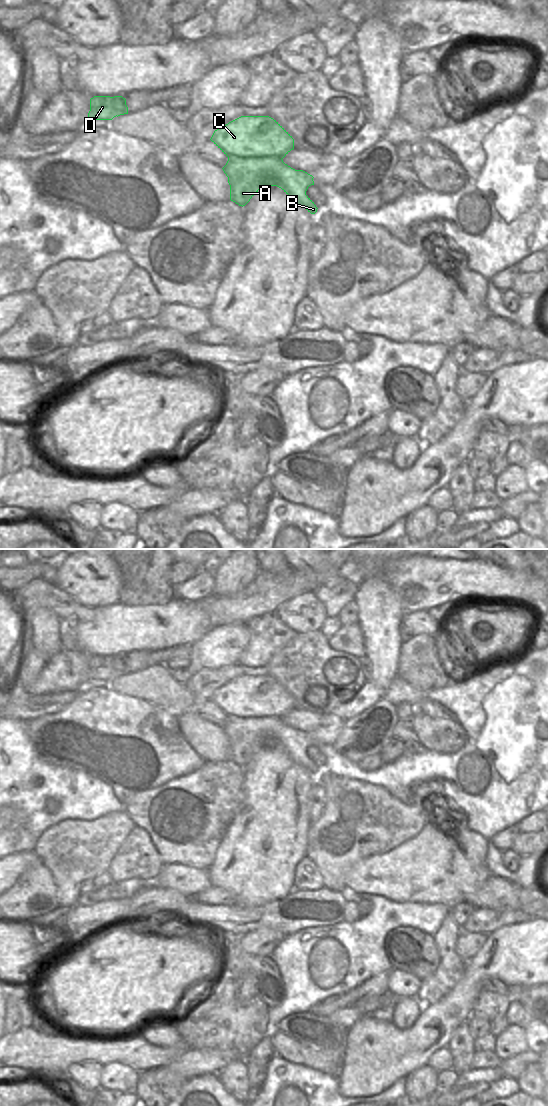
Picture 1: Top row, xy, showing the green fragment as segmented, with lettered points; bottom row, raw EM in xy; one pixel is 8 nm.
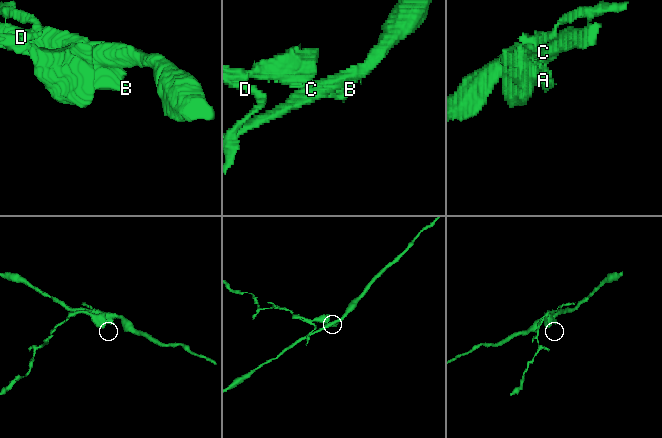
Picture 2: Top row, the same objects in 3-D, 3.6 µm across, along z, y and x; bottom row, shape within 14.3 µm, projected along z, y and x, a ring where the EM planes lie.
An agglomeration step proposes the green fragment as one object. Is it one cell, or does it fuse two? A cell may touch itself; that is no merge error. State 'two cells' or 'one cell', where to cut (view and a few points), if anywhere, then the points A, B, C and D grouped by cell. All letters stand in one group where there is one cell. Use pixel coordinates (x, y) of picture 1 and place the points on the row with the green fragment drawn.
two cells | xy (228, 157), (278, 157), (275, 171), (289, 182), (311, 184) | A B D / C

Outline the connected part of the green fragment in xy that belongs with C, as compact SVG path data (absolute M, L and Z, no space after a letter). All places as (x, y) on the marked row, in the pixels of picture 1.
M241 116L214 131L210 139L228 158L283 159L294 149L292 136L269 116Z

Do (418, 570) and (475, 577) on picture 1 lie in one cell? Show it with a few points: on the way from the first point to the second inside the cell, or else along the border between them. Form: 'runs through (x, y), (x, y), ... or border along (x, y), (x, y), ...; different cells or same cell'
runs through (432, 573), (441, 573), (445, 577), (461, 577); same cell

